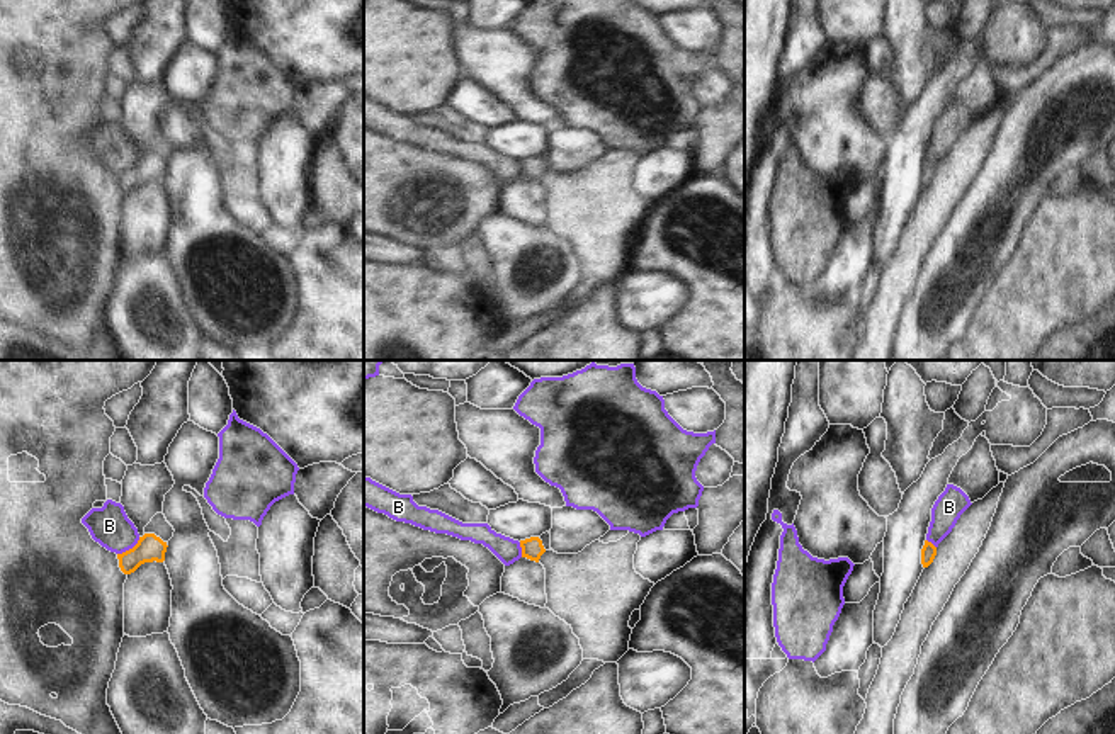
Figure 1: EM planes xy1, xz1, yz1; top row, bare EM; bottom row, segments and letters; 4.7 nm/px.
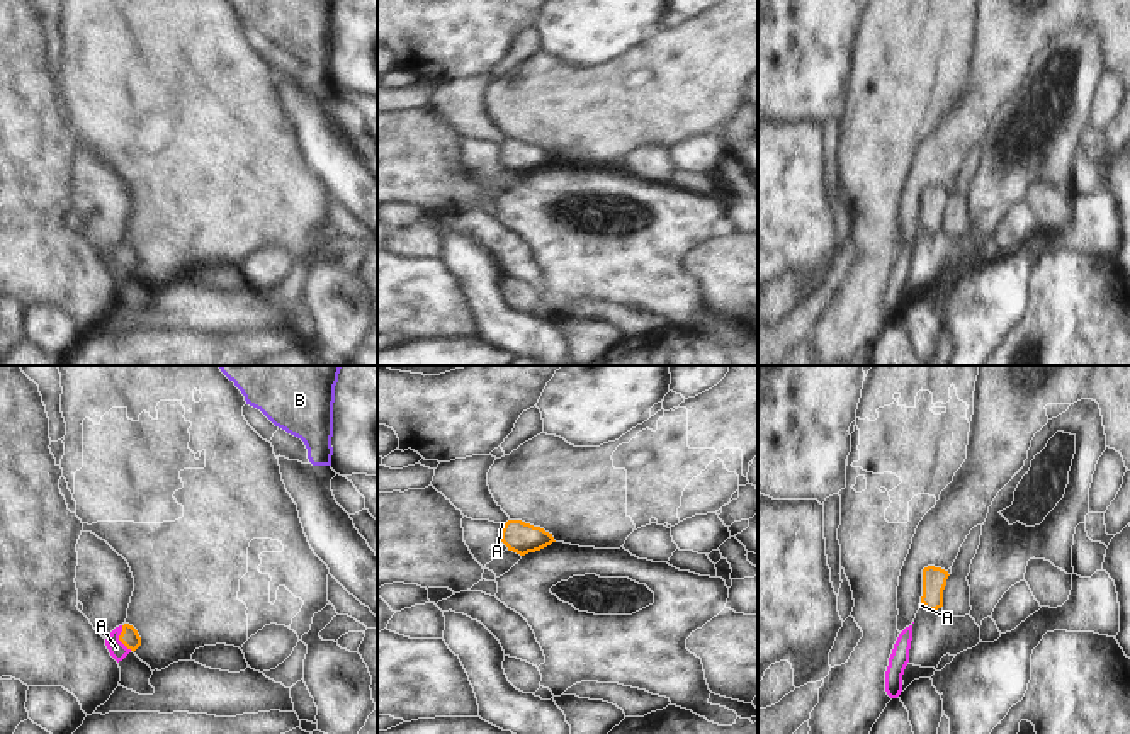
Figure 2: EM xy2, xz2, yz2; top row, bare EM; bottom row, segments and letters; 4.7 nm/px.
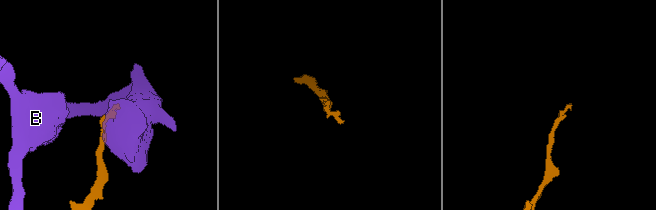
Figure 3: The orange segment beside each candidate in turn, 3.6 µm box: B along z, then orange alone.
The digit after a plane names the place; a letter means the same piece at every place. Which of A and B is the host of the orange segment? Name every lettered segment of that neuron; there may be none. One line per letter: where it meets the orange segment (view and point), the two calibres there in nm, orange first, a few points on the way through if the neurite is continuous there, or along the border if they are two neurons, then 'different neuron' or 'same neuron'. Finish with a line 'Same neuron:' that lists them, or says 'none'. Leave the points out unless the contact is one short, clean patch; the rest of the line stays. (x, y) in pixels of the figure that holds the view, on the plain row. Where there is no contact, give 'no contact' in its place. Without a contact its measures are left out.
A: contact xy2 (119, 259); calibres 90 and 80 nm; way xy2 (129, 257), (119, 259), (116, 267); same neuron
B: contact xy1 (130, 169); calibres 130 and 190 nm; border xy1 (140, 157), (131, 167), (118, 174); different neuron
Same neuron: A

